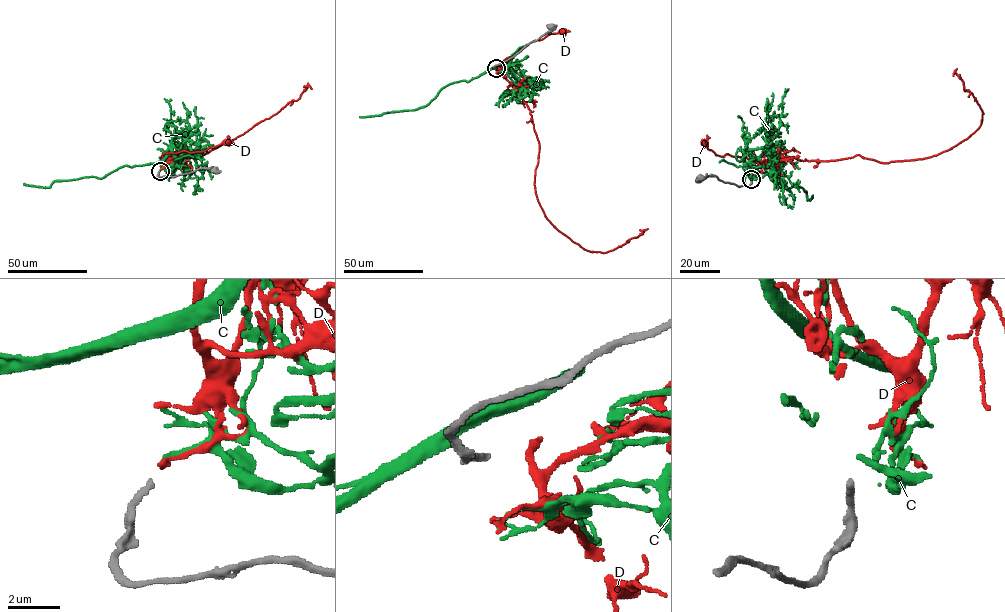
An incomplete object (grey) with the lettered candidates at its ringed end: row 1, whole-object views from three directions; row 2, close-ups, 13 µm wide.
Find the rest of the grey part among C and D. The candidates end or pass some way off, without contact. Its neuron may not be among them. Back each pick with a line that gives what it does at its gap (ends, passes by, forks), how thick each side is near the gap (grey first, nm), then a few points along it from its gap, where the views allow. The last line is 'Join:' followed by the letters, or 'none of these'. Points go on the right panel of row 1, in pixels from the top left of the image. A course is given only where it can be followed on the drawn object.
Join: none of these

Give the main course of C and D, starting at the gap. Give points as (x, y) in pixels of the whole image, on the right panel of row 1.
C: (755, 177), (749, 173), (743, 159), (750, 168), (766, 173), (780, 188), (800, 187), (808, 200), (813, 195)
D: (755, 177), (755, 171), (744, 157), (716, 155), (704, 143)

